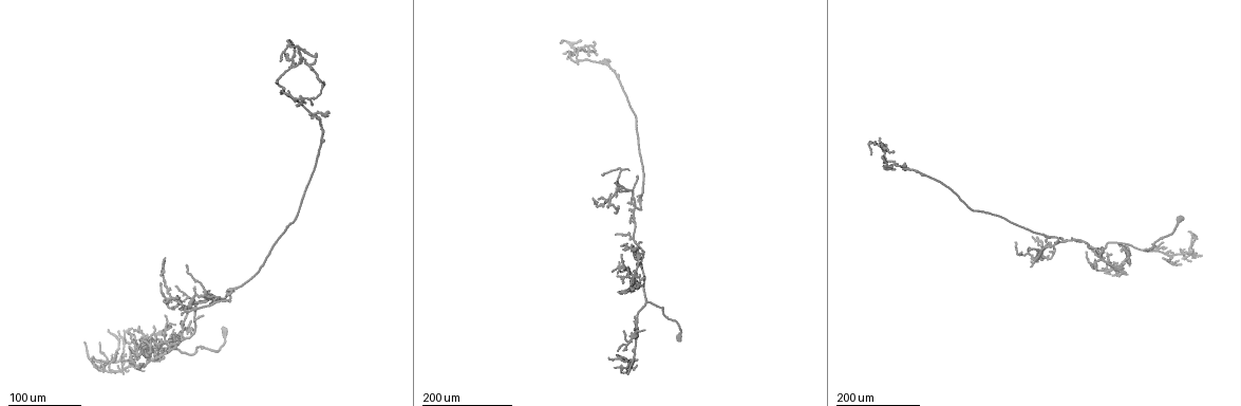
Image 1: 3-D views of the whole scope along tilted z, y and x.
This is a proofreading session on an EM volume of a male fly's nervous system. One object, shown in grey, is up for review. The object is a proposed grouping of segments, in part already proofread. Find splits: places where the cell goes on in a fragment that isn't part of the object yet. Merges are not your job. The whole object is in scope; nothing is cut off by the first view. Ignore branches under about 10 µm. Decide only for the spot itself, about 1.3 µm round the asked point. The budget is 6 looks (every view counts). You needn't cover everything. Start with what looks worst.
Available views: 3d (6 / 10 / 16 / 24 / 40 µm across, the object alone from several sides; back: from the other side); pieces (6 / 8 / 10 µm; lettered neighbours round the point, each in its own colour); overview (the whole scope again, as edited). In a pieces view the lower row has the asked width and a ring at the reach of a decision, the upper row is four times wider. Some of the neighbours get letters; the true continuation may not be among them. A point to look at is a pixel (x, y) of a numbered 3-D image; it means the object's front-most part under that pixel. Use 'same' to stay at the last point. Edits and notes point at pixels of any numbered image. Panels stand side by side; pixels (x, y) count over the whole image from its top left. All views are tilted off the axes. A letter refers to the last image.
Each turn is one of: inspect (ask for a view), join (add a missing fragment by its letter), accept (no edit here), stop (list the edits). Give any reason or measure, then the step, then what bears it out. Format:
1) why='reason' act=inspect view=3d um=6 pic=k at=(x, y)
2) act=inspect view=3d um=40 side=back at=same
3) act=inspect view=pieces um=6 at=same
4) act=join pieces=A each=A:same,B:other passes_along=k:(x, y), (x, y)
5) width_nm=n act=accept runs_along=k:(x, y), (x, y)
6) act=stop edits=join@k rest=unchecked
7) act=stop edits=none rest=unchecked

why='end of a long branch' act=inspect view=3d um=24 pic=1 at=(626, 169)

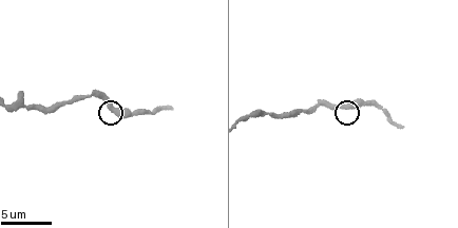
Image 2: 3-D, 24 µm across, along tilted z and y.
act=inspect view=pieces um=6 pic=2 at=(403, 125)

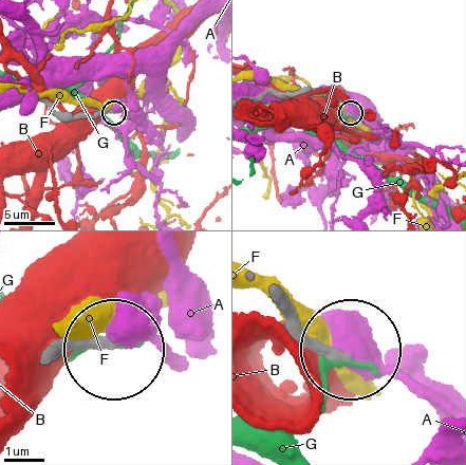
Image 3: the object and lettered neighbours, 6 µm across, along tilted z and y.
act=accept each=A:other,B:other,F:other,G:other found='no lettered fragment goes on from it'

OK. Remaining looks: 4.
why='branch stops here' act=inspect view=3d um=24 pic=1 at=(603, 62)

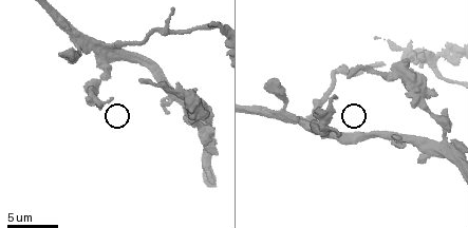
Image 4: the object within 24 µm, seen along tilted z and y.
act=inspect view=pieces um=8 pic=4 at=(348, 77)

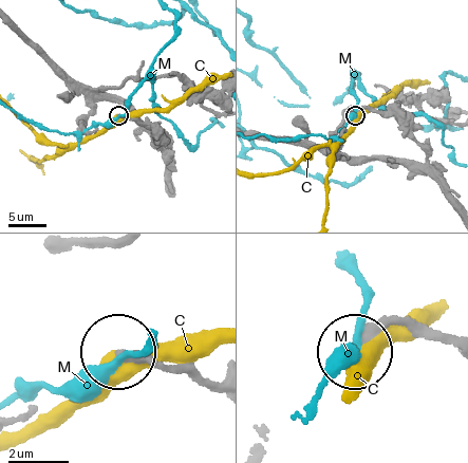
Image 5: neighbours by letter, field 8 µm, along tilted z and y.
act=accept each=C:other,M:other found='no lettered fragment goes on from it'

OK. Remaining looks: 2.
why='free end' act=inspect view=3d um=40 pic=1 at=(633, 202)

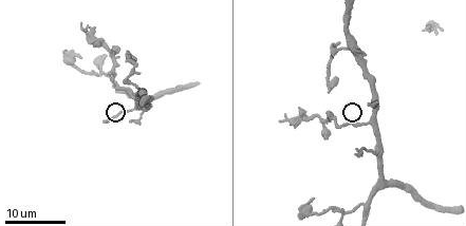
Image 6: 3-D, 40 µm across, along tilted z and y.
act=inspect view=pieces um=6 pic=6 at=(131, 121)

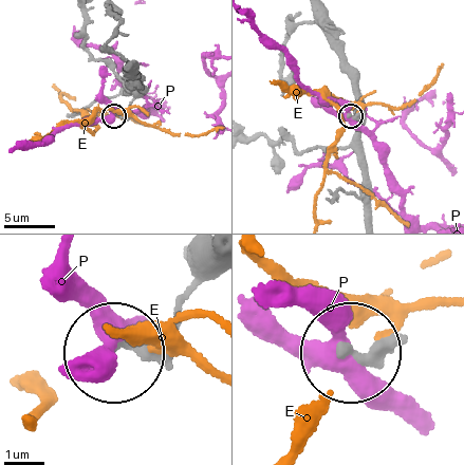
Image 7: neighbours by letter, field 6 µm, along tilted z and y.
width_nm=230 act=accept each=E:other,P:other found='no lettered fragment goes on from it'

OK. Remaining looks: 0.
act=stop edits=none rest=unchecked

